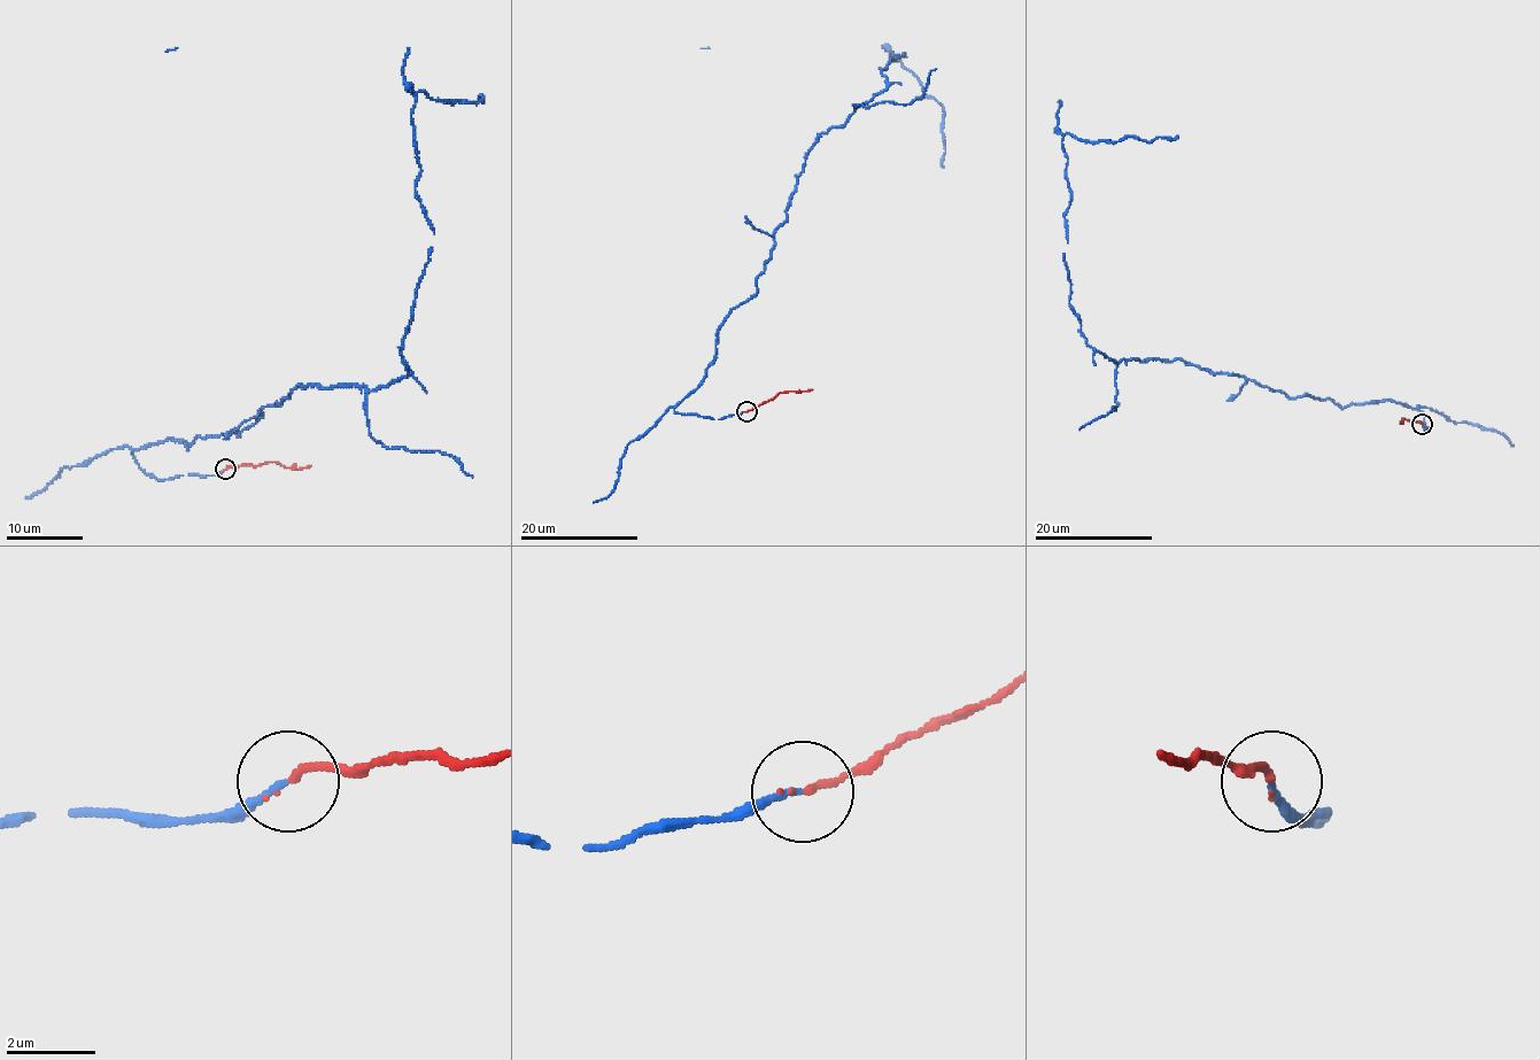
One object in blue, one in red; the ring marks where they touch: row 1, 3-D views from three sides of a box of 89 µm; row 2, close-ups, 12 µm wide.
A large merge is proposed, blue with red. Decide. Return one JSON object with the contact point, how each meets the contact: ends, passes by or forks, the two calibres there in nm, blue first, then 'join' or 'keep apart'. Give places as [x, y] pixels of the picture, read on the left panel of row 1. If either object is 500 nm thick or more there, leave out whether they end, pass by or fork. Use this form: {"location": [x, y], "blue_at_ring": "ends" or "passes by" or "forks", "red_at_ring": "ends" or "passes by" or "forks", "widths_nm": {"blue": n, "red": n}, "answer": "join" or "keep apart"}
{"location": [225, 469], "blue_at_ring": "ends", "red_at_ring": "ends", "widths_nm": {"blue": 140, "red": 150}, "answer": "join"}

